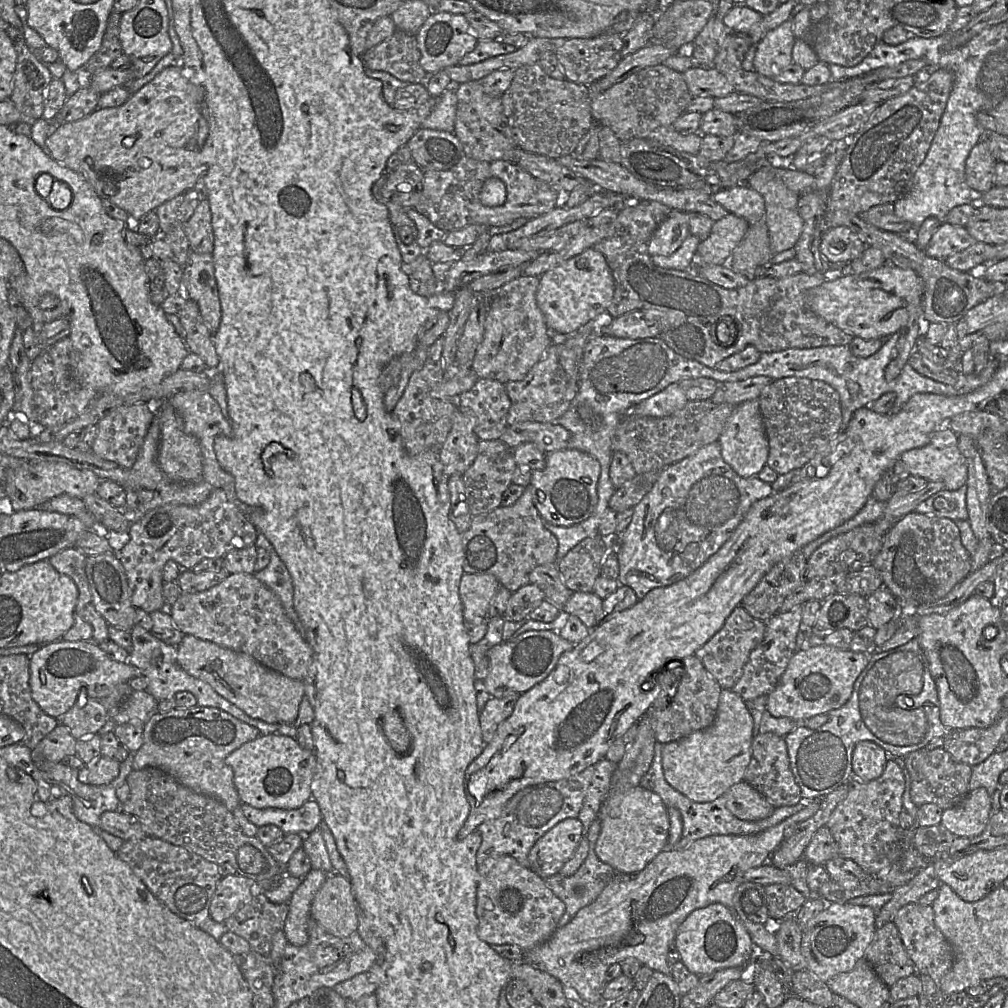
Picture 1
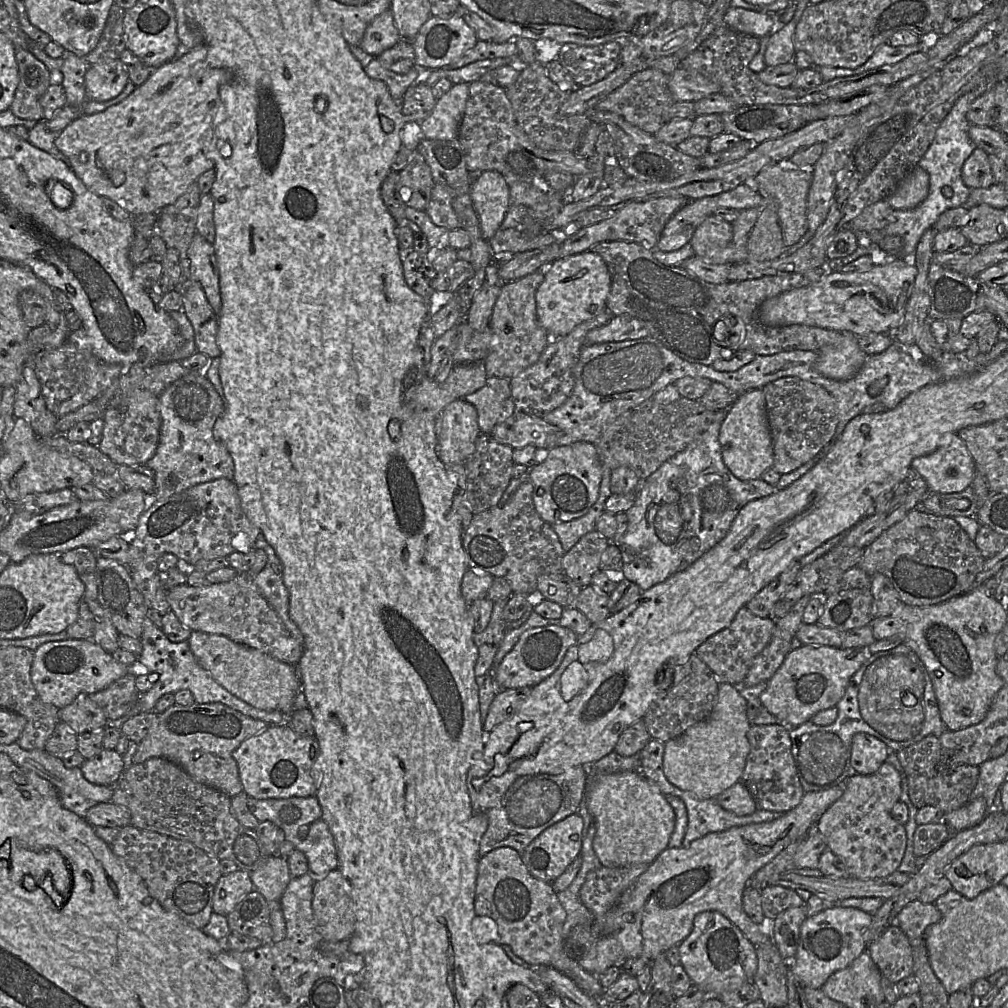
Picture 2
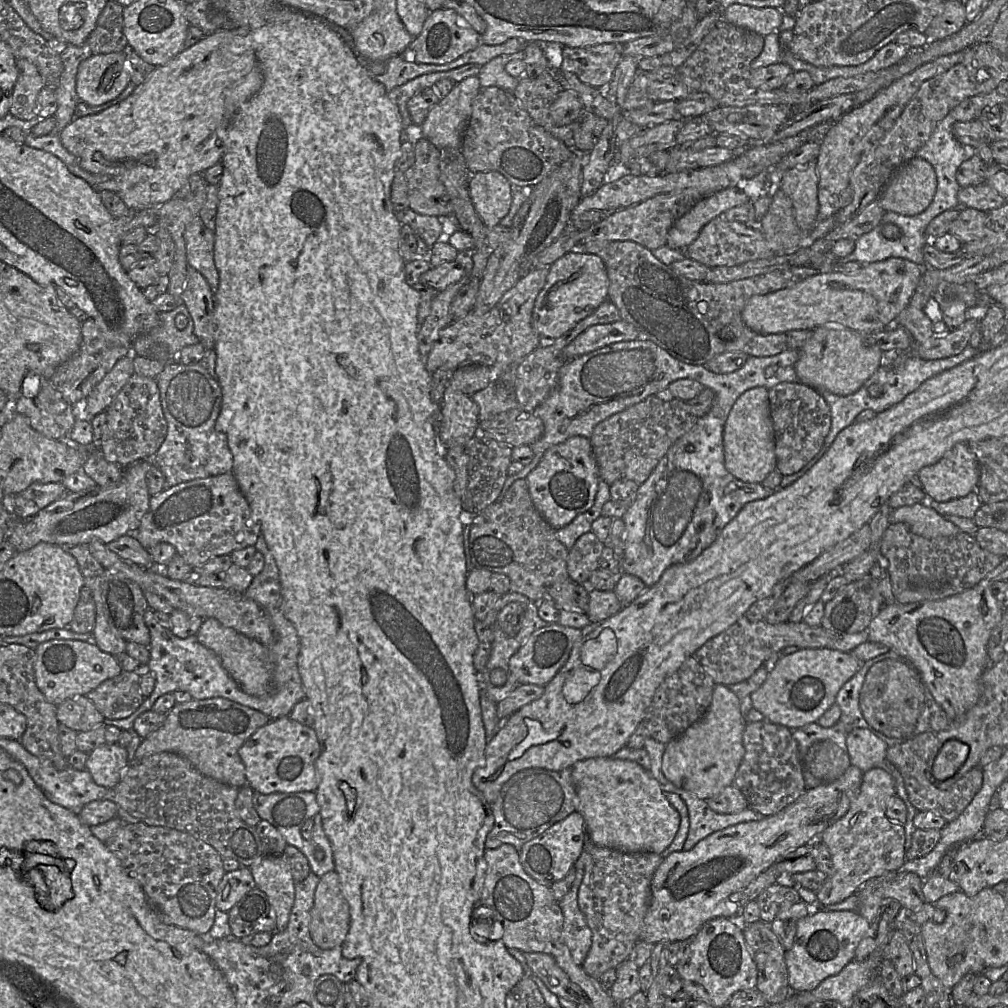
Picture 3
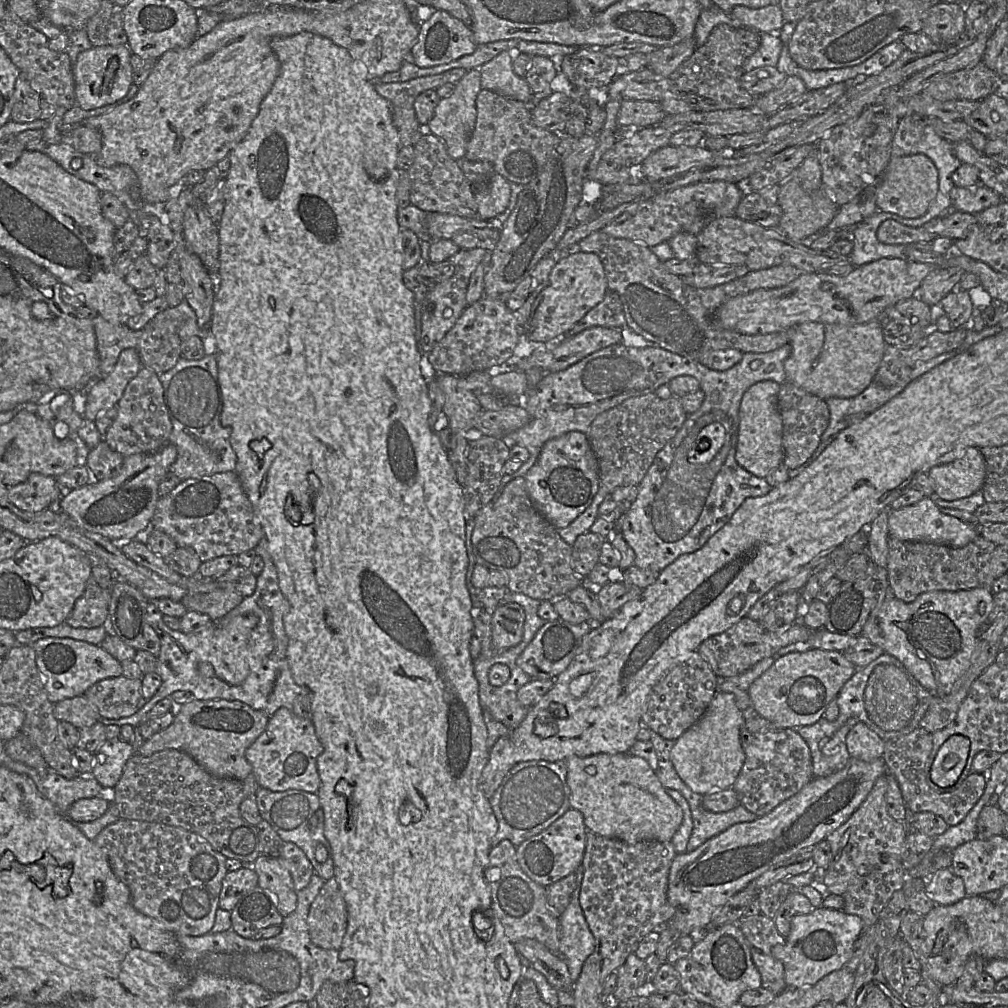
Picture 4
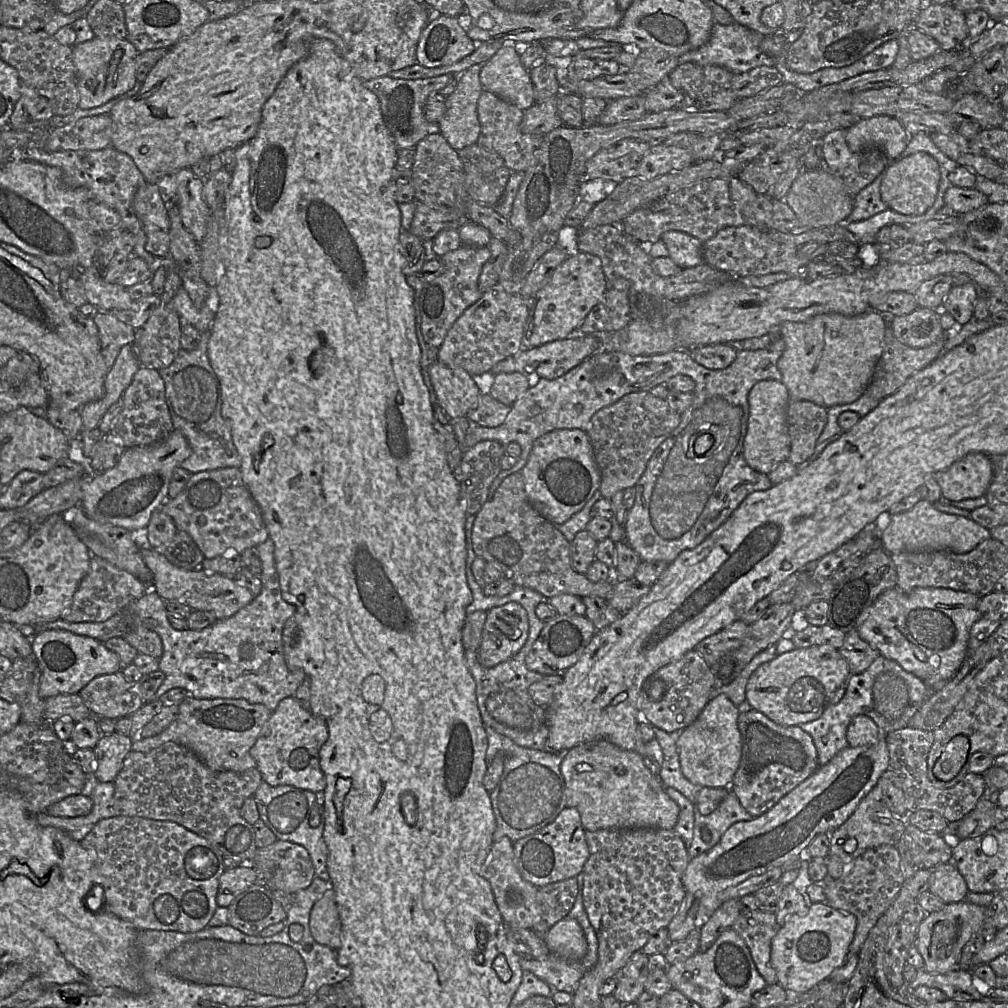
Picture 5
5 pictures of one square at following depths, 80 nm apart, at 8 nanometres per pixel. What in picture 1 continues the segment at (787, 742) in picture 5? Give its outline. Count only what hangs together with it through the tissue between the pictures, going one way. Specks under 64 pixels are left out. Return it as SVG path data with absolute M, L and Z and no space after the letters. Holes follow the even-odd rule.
M759 733L754 736L751 761L746 769L744 781L764 796L775 809L797 805L802 799L800 788L790 768L785 739L774 733Z

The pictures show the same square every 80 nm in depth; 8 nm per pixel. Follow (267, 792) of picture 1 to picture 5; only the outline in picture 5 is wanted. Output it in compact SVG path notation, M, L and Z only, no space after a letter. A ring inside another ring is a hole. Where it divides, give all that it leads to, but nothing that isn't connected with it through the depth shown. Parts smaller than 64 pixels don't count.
M290 696L282 699L272 711L250 754L256 761L262 780L270 786L294 786L320 795L326 781L319 764L319 751L327 738L325 720L304 709L294 696Z

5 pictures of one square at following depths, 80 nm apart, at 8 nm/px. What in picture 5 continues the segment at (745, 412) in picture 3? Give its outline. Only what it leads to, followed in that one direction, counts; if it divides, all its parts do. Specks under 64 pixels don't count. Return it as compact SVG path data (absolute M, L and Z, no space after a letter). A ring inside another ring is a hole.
M761 380L749 392L749 417L743 441L743 455L747 464L755 471L769 474L778 464L788 459L790 438L786 421L786 410L790 399L782 381Z

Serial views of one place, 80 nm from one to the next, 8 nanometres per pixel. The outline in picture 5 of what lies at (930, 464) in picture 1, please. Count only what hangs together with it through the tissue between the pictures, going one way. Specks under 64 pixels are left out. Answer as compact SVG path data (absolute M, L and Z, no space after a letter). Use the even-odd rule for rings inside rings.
M971 452L948 469L934 473L942 497L962 501L985 496L993 478L993 464L988 454Z

